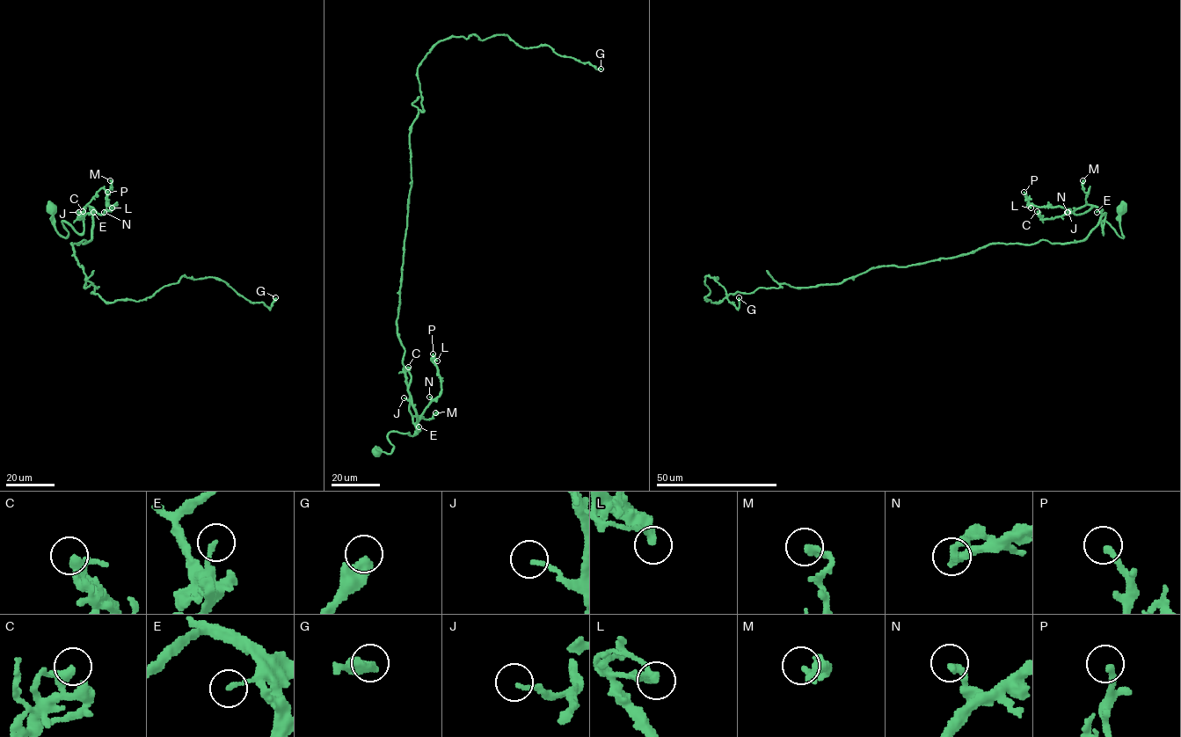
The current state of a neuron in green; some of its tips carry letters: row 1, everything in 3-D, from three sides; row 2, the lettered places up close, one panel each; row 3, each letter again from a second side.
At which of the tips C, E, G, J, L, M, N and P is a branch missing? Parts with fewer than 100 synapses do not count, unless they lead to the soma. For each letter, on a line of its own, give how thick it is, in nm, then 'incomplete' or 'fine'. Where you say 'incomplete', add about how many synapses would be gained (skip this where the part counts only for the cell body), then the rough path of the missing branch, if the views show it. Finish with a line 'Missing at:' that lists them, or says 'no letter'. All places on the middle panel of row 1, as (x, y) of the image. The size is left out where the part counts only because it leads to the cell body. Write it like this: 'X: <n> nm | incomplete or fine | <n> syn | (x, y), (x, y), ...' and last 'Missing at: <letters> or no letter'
C: 440 nm | fine
E: 180 nm | fine
G: 420 nm | fine
J: 160 nm | fine
L: 240 nm | fine
M: 280 nm | fine
N: 280 nm | fine
P: 240 nm | fine
Missing at: no letter

